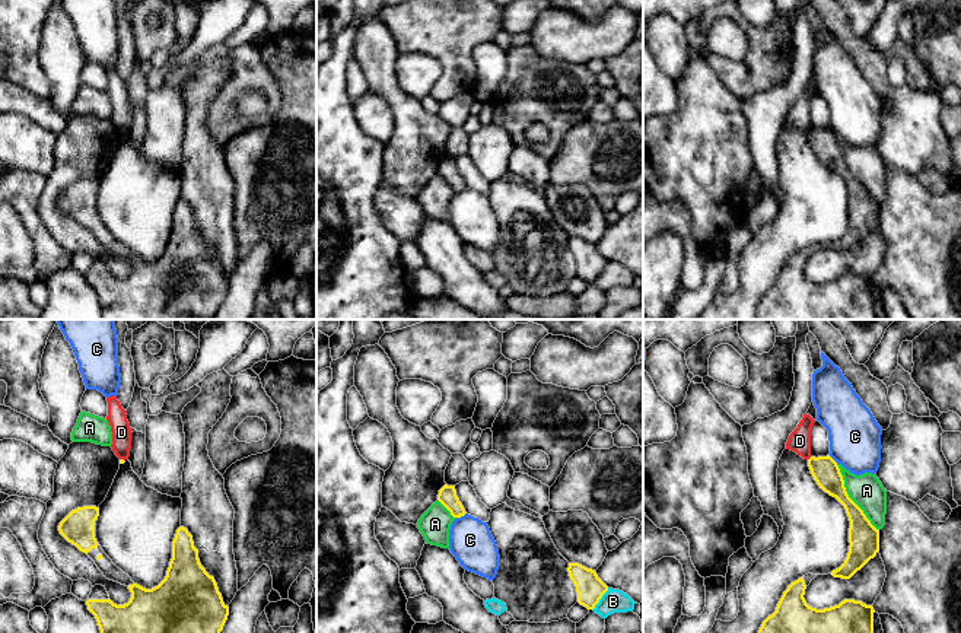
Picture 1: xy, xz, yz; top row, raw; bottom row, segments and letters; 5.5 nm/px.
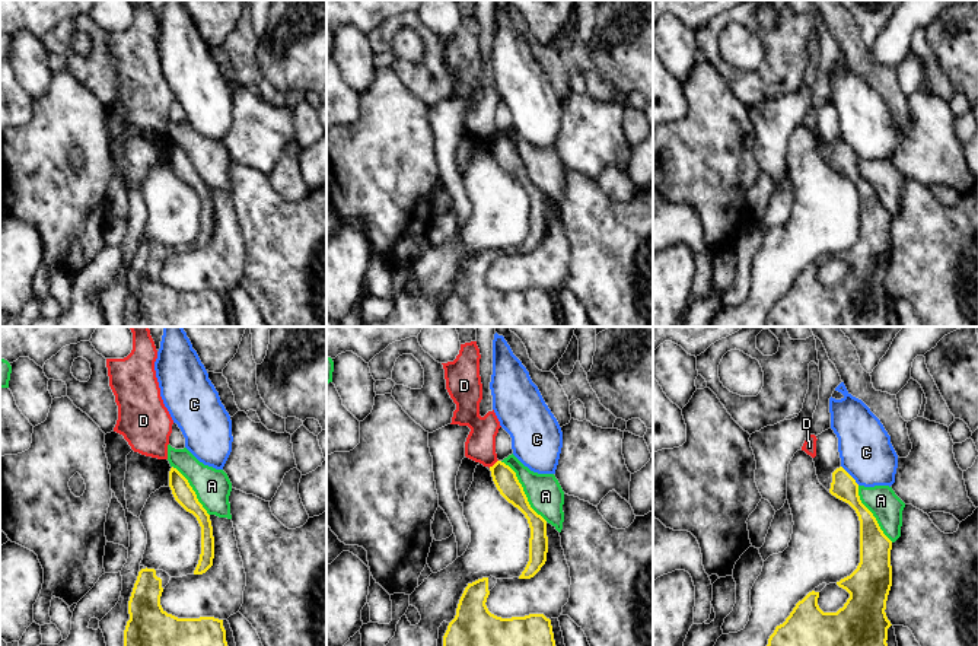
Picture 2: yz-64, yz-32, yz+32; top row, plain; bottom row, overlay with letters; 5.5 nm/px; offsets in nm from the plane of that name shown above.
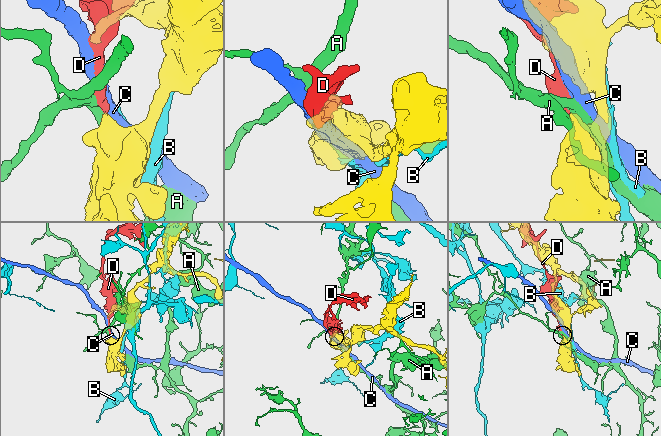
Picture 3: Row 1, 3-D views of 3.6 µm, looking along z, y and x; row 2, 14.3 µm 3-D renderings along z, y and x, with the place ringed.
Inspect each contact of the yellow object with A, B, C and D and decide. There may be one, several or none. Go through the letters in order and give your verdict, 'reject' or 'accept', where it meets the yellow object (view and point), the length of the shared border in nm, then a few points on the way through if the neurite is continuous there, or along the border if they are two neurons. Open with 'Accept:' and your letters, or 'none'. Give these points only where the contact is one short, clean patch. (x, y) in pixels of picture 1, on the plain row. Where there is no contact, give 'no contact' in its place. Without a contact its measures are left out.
Accept: none
A: reject; meets yellow in yz at (849, 171); contact 440 nm long
B: reject; meets yellow in xz at (601, 270); contact 150 nm long
C: reject; meets yellow in xz at (460, 190); contact 70 nm long
D: reject; meets yellow in yz at (810, 131); contact 30 nm long; border along yz (811, 130), (808, 133)

